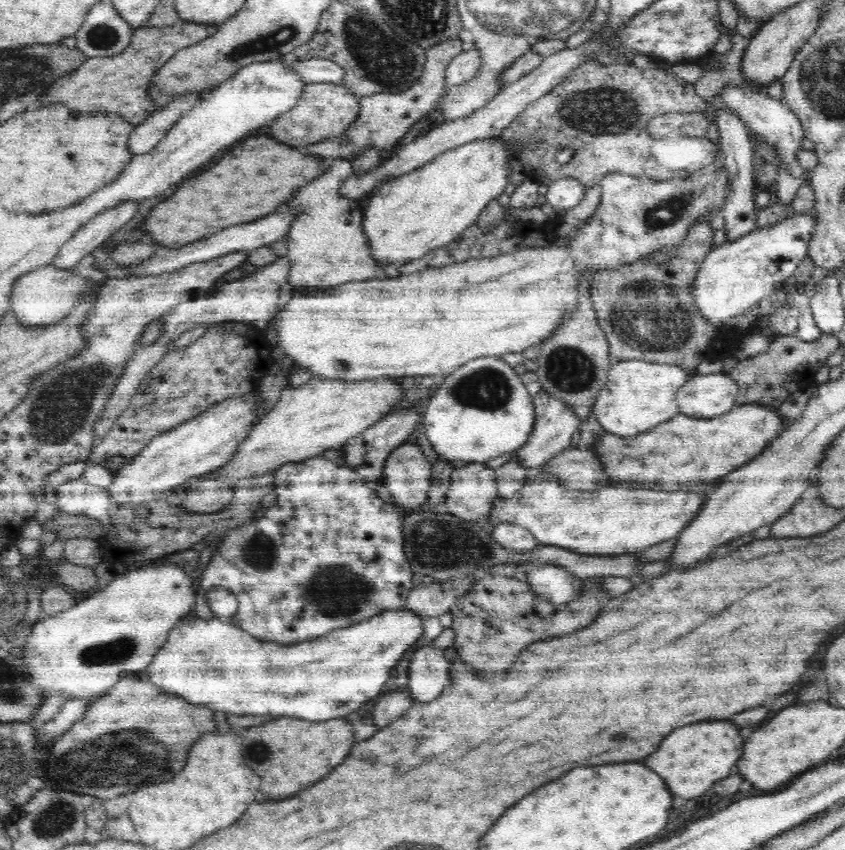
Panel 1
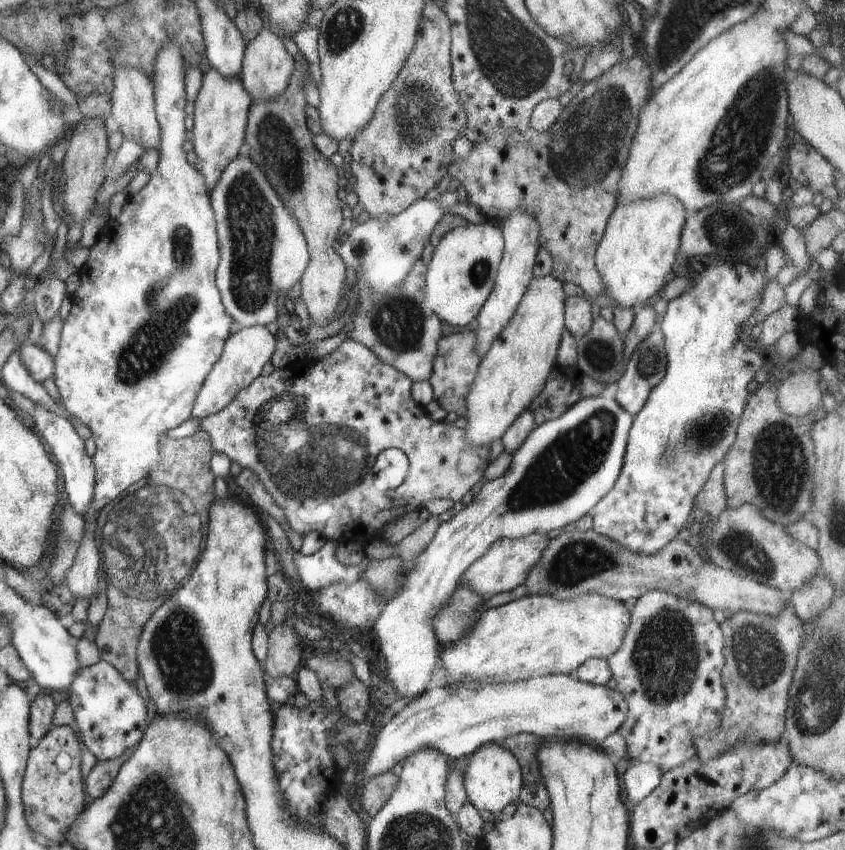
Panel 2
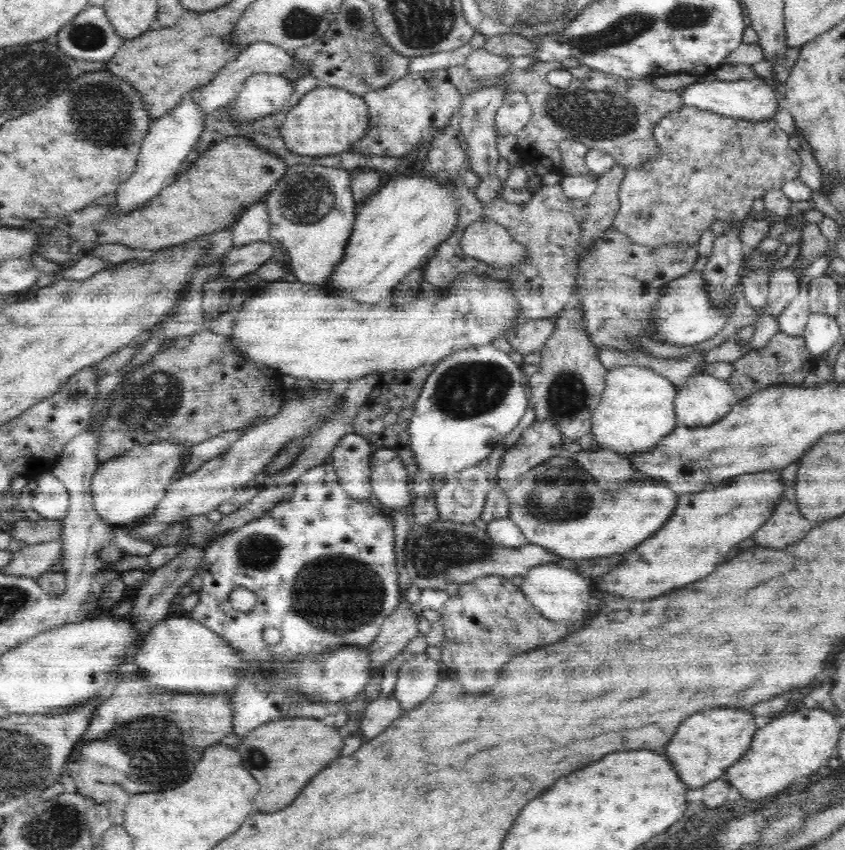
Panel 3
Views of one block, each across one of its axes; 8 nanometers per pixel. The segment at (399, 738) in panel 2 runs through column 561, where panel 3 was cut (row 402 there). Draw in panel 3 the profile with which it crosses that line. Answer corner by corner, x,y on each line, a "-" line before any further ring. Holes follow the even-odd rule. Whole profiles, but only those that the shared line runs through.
706,374
692,375
677,389
676,426
703,427
718,422
739,399
728,380

